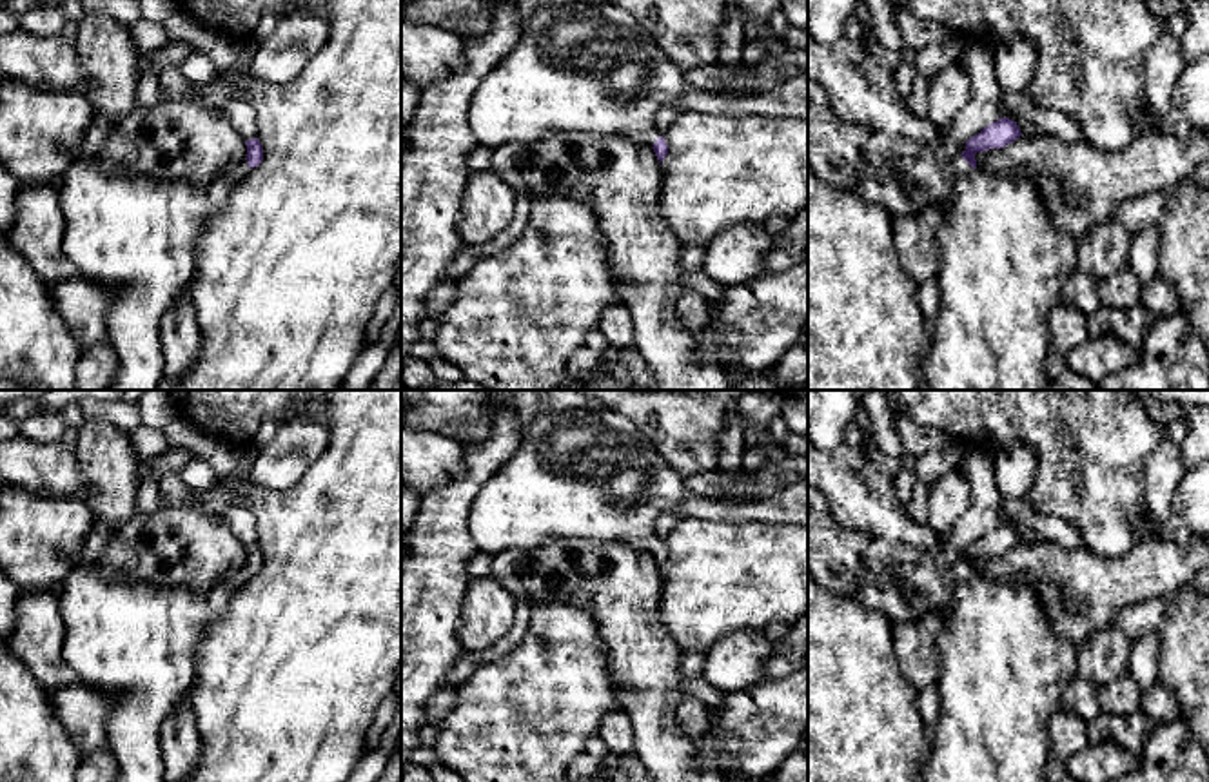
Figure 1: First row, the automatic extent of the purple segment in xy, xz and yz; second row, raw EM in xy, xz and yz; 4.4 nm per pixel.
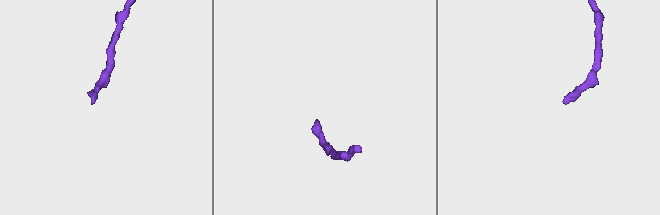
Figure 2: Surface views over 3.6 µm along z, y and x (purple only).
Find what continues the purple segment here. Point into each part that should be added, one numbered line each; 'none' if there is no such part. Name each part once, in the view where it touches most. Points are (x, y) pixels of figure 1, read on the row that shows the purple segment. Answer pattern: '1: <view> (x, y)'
1: yz (904, 176)

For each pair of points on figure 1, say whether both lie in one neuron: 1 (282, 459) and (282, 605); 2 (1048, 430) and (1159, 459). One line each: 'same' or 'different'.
1: different
2: different

